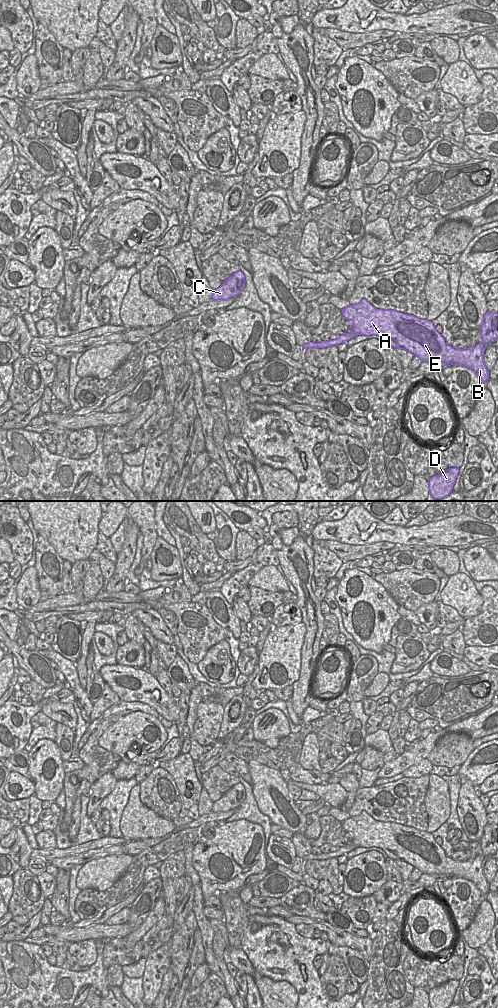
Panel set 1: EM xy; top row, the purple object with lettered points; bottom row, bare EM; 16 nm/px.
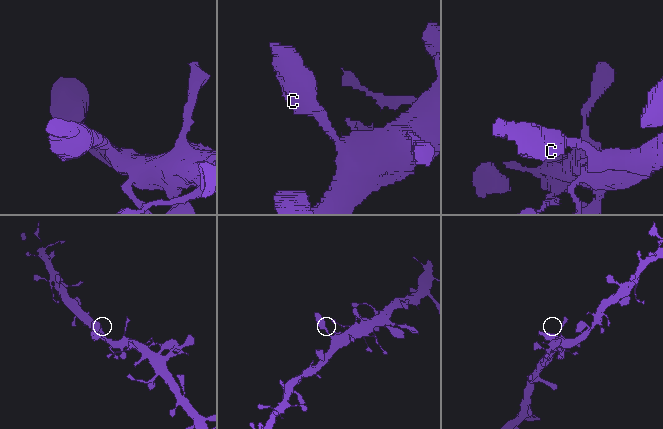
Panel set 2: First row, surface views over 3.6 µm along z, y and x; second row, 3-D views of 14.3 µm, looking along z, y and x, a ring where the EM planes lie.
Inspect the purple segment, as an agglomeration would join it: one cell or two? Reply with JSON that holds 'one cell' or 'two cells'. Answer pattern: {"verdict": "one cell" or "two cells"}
{"verdict": "one cell"}

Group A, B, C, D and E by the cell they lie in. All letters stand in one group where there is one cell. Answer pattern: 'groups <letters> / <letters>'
groups A B C D E

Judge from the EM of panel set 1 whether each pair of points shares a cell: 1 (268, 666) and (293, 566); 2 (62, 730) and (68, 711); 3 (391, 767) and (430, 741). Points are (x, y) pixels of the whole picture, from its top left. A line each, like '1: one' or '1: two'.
1: two
2: two
3: one

